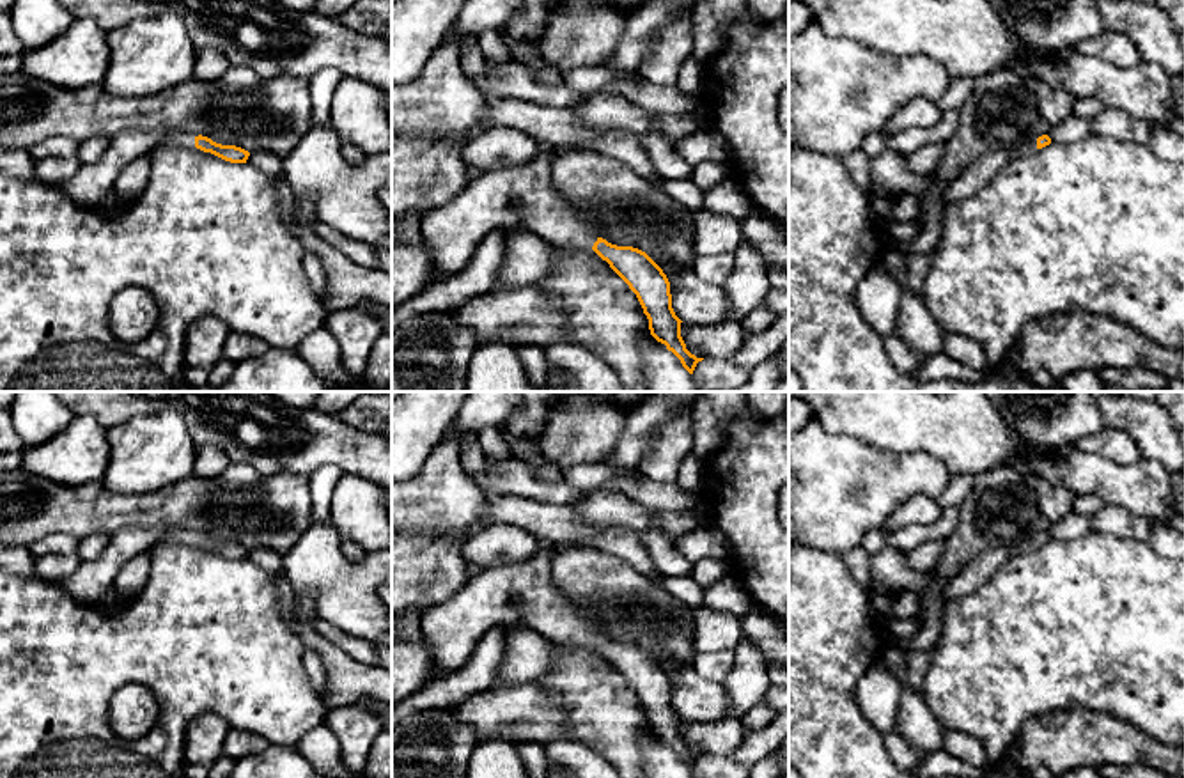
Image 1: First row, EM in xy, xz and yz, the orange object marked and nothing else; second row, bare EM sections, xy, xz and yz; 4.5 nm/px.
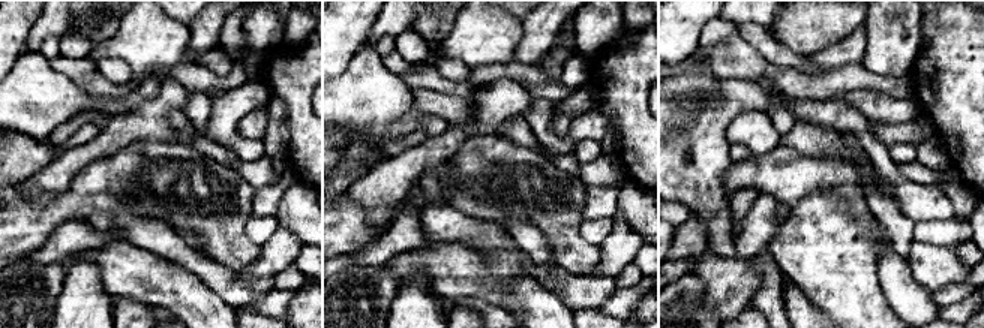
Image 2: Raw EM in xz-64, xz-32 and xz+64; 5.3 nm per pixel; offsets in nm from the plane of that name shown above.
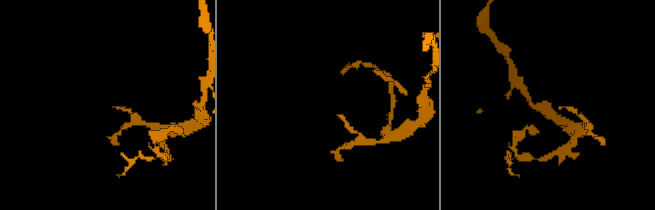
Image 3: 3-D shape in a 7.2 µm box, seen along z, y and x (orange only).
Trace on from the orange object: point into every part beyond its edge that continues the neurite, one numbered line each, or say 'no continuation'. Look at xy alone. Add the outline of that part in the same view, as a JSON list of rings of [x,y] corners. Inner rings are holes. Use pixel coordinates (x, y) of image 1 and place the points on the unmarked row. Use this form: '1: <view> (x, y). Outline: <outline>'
1: xy (169, 537). Outline: [[[165,532],[158,544],[195,544],[193,532]]]

